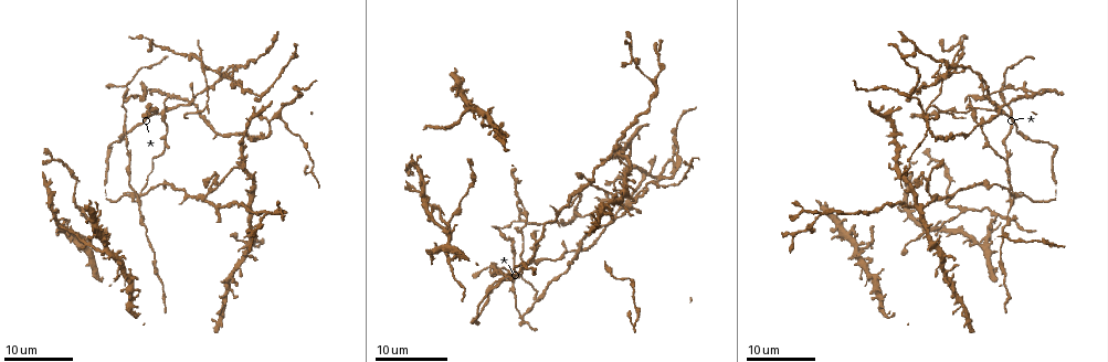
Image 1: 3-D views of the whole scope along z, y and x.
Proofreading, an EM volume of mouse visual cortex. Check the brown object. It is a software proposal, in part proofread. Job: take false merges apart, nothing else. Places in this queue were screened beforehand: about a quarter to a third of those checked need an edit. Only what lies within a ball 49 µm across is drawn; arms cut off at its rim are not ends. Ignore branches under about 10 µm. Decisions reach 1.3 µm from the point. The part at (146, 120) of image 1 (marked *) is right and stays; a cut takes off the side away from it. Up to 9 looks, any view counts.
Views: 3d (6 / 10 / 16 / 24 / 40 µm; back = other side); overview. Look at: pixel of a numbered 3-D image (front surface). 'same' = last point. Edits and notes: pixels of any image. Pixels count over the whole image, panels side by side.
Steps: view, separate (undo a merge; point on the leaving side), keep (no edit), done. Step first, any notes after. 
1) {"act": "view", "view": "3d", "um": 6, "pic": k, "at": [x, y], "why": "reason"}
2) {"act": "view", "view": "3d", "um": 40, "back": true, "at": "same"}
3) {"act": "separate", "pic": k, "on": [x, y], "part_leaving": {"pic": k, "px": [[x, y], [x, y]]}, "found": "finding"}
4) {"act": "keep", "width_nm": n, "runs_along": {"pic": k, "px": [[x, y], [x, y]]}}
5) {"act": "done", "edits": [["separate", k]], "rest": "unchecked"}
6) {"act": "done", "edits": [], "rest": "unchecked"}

{"act": "view", "view": "3d", "um": 16, "pic": 1, "at": [197, 107], "why": "side arm on a straight run"}

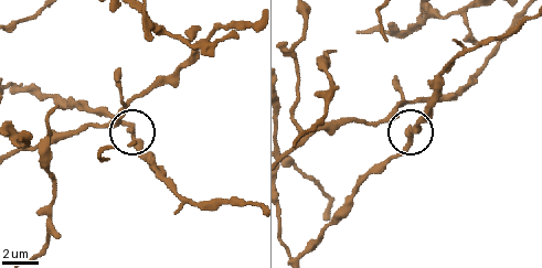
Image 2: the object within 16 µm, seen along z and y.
{"act": "view", "view": "3d", "um": 6, "pic": 2, "at": [132, 134]}

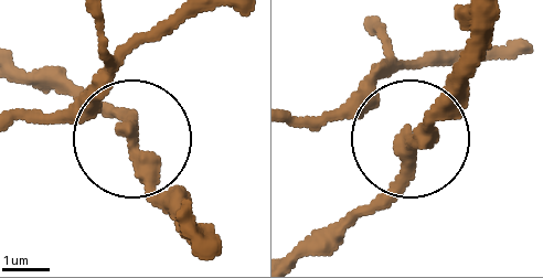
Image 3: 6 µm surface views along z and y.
{"act": "keep", "width_nm": 290, "runs_along": {"pic": 3, "px": [[13, 124], [85, 119], [132, 139], [65, 76]]}, "found": "continuous, no second neuron"}

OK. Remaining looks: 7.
{"act": "view", "view": "3d", "um": 16, "pic": 1, "at": [625, 214], "why": "calibre changes"}

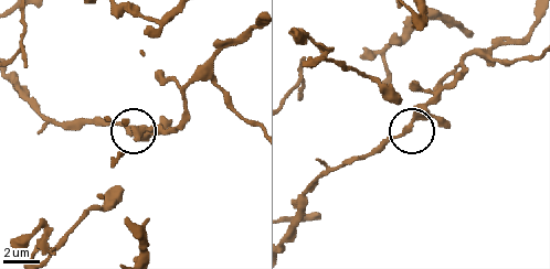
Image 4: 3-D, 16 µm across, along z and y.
{"act": "view", "view": "3d", "um": 10, "pic": 4, "at": [406, 128], "why": "zoom in"}

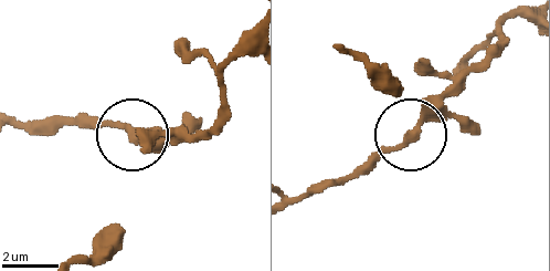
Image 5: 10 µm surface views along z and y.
{"act": "keep", "width_nm": 290, "runs_along": {"pic": 5, "px": [[292, 202], [377, 165], [474, 68]]}, "found": "continuous, no second neuron"}

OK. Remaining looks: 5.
{"act": "view", "view": "3d", "um": 24, "pic": 1, "at": [658, 185], "why": "three-way junction"}

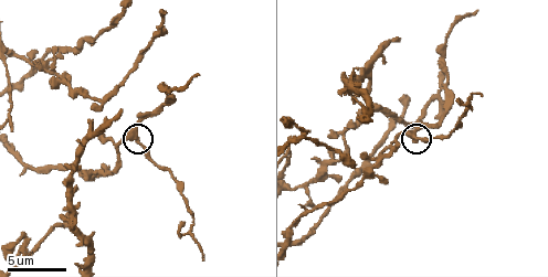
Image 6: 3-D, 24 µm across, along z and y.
{"act": "view", "view": "3d", "um": 10, "pic": 6, "at": [415, 136]}

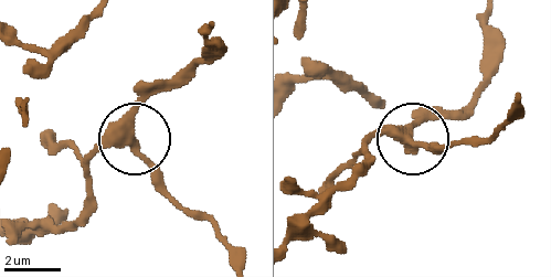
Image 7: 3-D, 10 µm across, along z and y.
{"act": "keep", "found": "continuous, no second neuron"}

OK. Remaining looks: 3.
{"act": "view", "view": "3d", "um": 10, "pic": 6, "at": [367, 73], "why": "arms run side by side"}

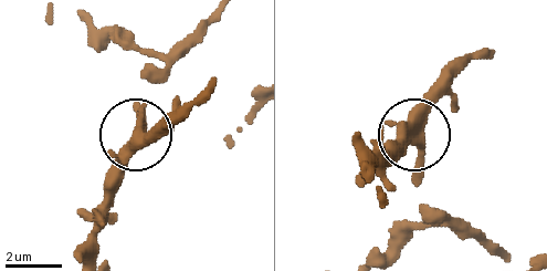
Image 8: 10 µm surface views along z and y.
{"act": "keep", "runs_along": {"pic": 8, "px": [[90, 19], [118, 33], [147, 69], [127, 162], [106, 187]]}, "found": "all the same neuron"}

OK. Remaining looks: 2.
{"act": "done", "edits": [], "rest": "unchecked"}

